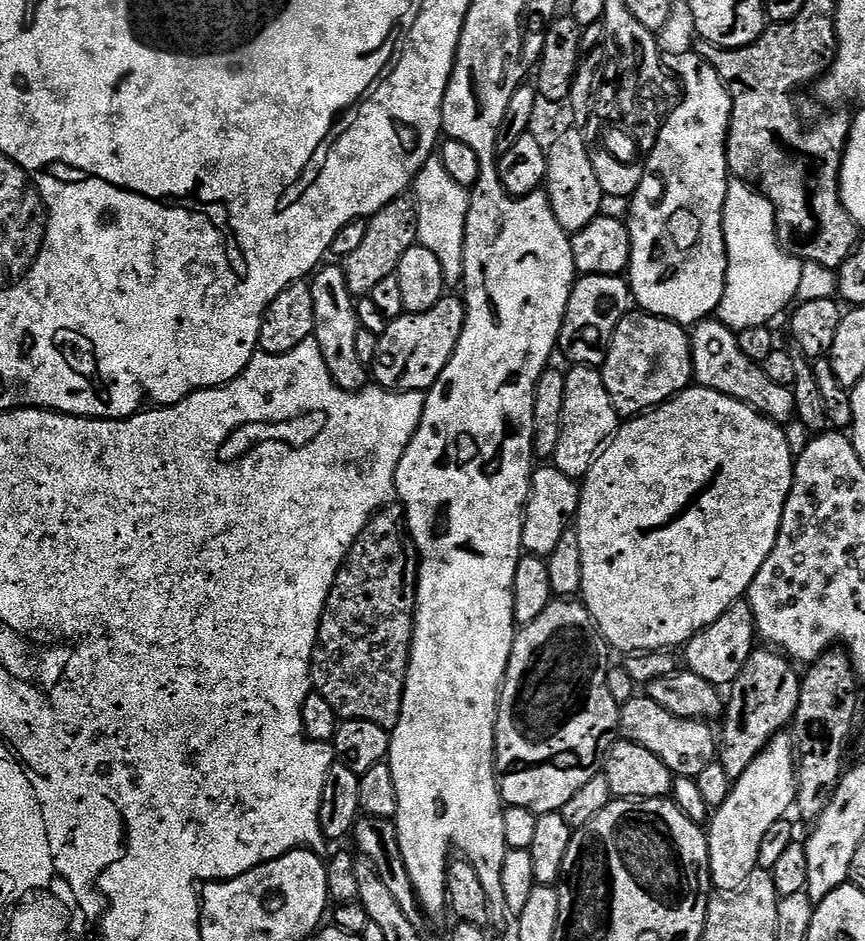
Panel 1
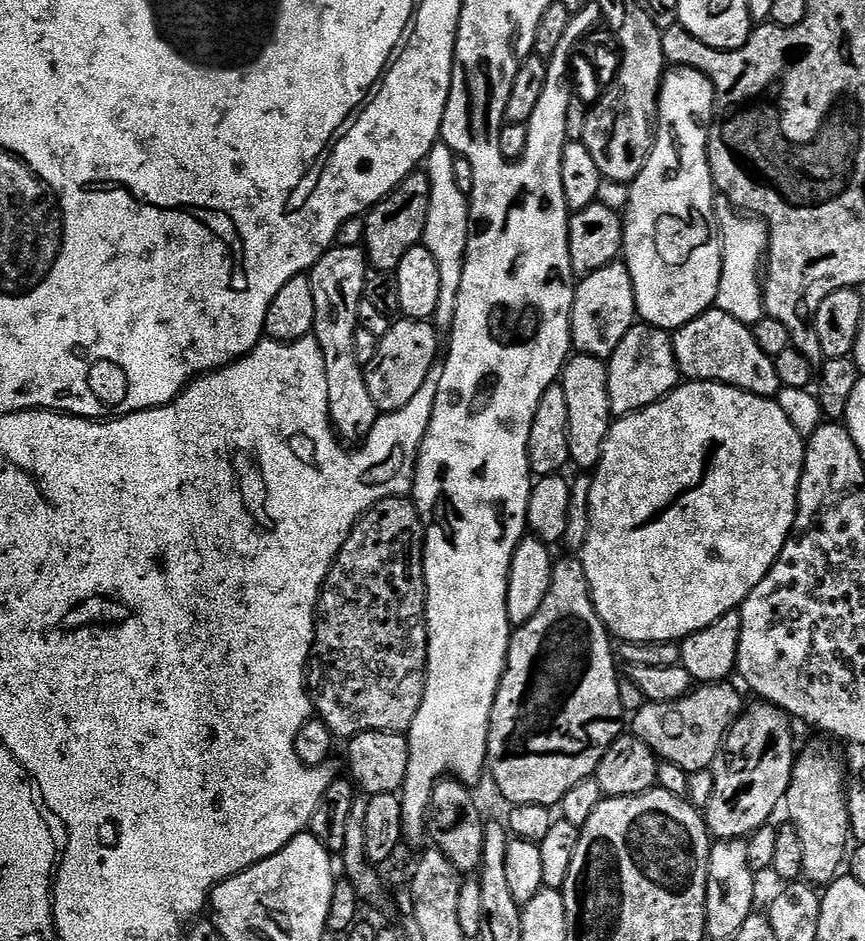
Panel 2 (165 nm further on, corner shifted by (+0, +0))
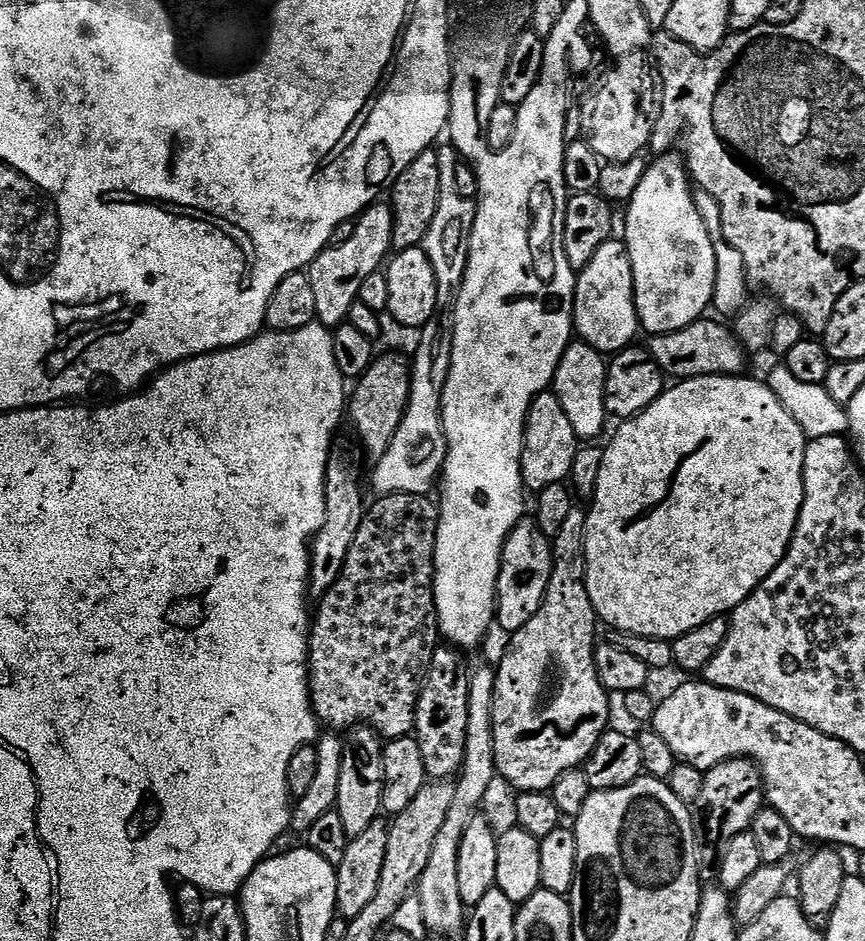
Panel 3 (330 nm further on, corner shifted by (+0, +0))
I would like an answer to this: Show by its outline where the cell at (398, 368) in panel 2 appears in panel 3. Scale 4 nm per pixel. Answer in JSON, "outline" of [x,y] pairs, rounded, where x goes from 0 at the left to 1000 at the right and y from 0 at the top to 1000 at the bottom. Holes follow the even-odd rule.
{"outline":[[[436,377],[421,399],[410,405],[412,418],[400,438],[407,441],[407,451],[416,462],[416,472],[430,485],[439,485],[453,476],[453,467],[460,461],[462,450],[472,435],[476,418],[476,393],[473,384],[462,378]]]}

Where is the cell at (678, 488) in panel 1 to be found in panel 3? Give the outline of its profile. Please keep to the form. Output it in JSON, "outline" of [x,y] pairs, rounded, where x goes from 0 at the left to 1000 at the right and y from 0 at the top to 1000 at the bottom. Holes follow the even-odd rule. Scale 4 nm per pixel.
{"outline":[[[864,399],[853,400],[805,400],[800,404],[787,404],[769,411],[763,422],[758,424],[751,431],[747,431],[736,442],[725,443],[720,447],[721,451],[708,463],[703,476],[697,477],[698,486],[694,492],[691,499],[691,508],[689,509],[689,523],[682,529],[684,541],[679,541],[675,550],[675,617],[677,618],[677,627],[682,631],[682,640],[684,646],[689,649],[690,656],[695,660],[698,659],[704,663],[704,668],[713,672],[727,672],[734,676],[746,676],[747,678],[765,678],[766,680],[783,680],[788,674],[793,674],[798,670],[802,670],[802,665],[812,665],[812,661],[816,661],[827,655],[836,655],[845,651],[846,647],[855,643],[864,633],[869,630],[874,624],[889,612],[892,607],[904,597],[904,593],[910,589],[911,581],[916,575],[916,569],[920,562],[920,556],[925,549],[925,539],[929,532],[929,474],[932,464],[929,458],[923,453],[923,448],[918,448],[918,444],[913,444],[913,440],[909,436],[909,431],[904,431],[904,427],[899,427],[899,423],[892,418],[882,403],[864,404]]]}

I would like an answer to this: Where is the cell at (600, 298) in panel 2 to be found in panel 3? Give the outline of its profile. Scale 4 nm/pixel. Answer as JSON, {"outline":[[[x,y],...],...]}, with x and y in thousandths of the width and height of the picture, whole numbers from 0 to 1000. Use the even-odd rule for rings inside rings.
{"outline":[[[704,253],[666,294],[666,316],[661,330],[664,353],[674,365],[695,376],[721,373],[741,352],[735,333],[733,291],[726,273],[726,261],[717,253]]]}

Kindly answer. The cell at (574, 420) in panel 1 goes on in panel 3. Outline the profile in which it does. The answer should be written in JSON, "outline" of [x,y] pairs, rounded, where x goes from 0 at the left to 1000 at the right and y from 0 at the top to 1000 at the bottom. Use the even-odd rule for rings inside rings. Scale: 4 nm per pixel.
{"outline":[[[674,363],[658,366],[645,385],[640,416],[645,427],[650,427],[650,436],[654,436],[654,444],[659,444],[659,453],[664,453],[667,469],[689,470],[698,459],[698,450],[704,450],[705,443],[701,436],[702,401],[699,379]]]}

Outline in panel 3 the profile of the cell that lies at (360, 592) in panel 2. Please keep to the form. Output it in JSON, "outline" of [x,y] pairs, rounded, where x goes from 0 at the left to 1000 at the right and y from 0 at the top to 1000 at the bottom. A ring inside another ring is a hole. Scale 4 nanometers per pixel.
{"outline":[[[454,523],[438,528],[435,537],[427,539],[418,550],[418,559],[414,559],[414,567],[409,572],[409,580],[405,580],[405,589],[400,589],[400,601],[395,601],[395,610],[376,633],[369,634],[370,647],[364,647],[363,658],[358,663],[356,682],[356,733],[361,742],[361,756],[366,765],[379,776],[406,776],[421,770],[435,778],[445,787],[459,786],[466,782],[477,781],[481,773],[481,751],[486,734],[490,732],[490,722],[495,718],[495,710],[499,707],[502,691],[510,679],[509,662],[504,659],[504,627],[502,609],[504,606],[504,564],[509,554],[509,541],[503,530],[483,525]]]}

